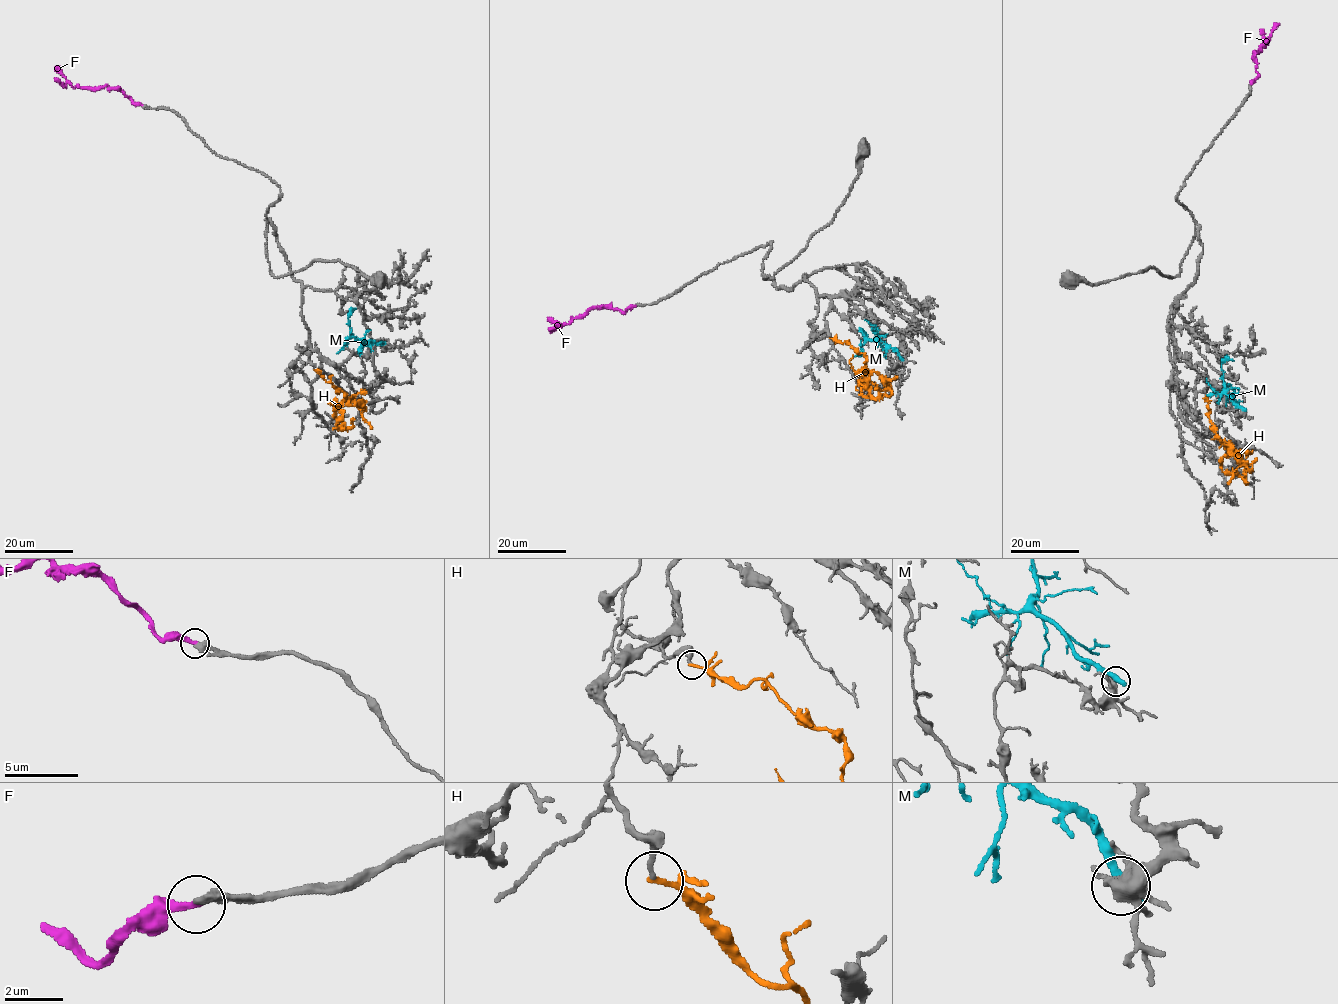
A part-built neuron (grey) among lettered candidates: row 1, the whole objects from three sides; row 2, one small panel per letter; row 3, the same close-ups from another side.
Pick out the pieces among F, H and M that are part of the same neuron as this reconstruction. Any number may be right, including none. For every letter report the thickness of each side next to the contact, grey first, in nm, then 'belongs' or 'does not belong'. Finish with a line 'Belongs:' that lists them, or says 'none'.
F: 400/260 nm | belongs
H: 170/130 nm | does not belong
M: 440/460 nm | does not belong
Belongs: F

